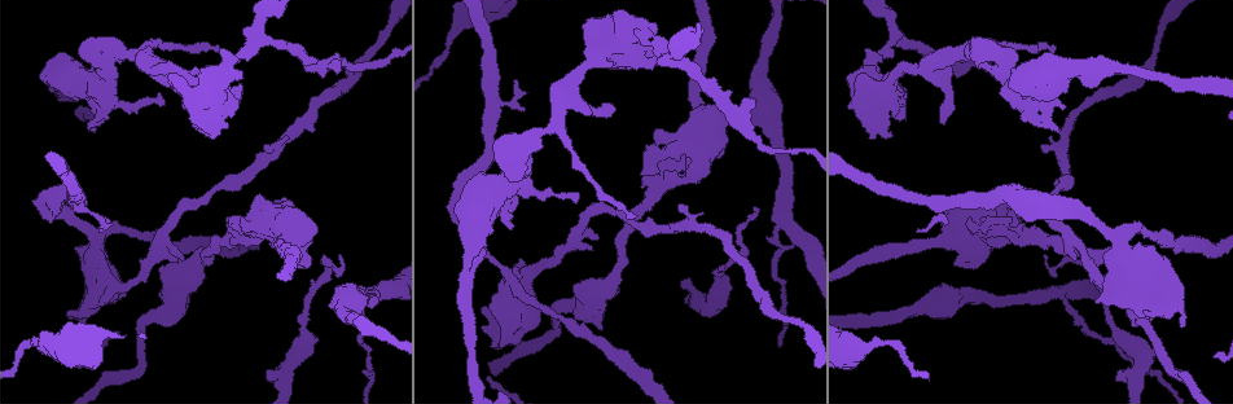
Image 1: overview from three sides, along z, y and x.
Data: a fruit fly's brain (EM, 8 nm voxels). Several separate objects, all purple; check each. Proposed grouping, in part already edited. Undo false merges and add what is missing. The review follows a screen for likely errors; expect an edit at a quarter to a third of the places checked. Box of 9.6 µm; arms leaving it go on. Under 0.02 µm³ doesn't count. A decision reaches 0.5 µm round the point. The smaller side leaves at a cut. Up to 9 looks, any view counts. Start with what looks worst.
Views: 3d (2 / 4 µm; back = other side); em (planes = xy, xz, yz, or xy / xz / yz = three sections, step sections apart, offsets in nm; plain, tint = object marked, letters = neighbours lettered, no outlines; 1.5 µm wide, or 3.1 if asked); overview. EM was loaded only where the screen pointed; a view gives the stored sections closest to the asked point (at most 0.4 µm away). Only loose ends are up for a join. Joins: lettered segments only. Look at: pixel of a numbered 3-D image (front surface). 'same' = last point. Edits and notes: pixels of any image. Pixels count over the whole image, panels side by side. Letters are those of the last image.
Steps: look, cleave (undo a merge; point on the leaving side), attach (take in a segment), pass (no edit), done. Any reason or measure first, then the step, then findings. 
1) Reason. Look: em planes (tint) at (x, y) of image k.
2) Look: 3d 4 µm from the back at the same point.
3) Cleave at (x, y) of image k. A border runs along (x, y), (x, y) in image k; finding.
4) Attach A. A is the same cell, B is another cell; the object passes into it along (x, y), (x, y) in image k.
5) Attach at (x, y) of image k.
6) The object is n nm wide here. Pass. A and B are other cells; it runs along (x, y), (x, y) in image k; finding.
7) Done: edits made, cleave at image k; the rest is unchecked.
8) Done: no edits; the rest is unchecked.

Look: em planes (letters) at (878, 56) of image 1.

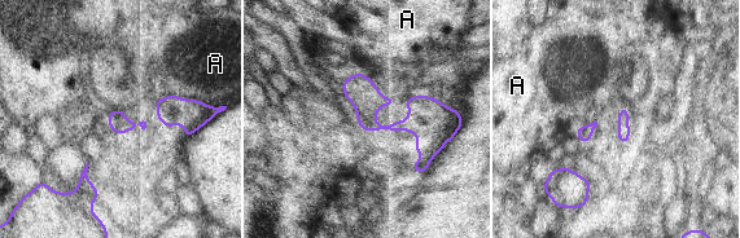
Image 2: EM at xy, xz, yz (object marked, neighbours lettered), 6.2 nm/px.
The longest contact is with A, 320 nm. Pass. A is another cell; one cell here.

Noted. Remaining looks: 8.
Look: em xy step 8 (letters) at (974, 64) of image 1.

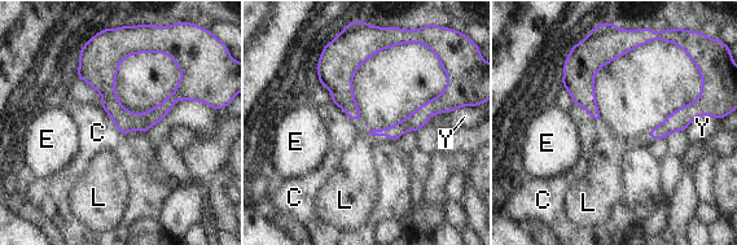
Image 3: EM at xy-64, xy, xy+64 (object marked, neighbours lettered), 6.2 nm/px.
The longest contact is with C, 220 nm. Attach L. L is the same cell, C, E and Y are other cells; the object passes into it along (413, 122), (376, 135), (355, 169) in image 3; it goes on there.

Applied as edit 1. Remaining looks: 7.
Thick end. Look: em yz step 8 (tint) at (1119, 371) of image 1.

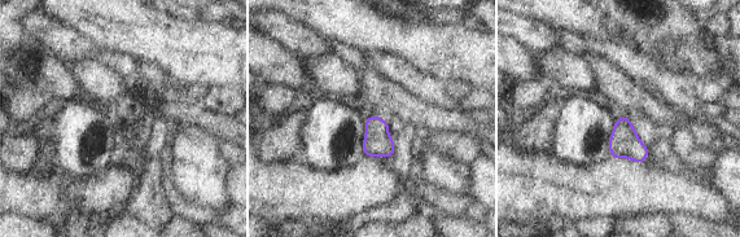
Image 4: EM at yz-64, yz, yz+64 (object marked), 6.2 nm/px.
Another direction. Look: em planes (letters) at the same point.

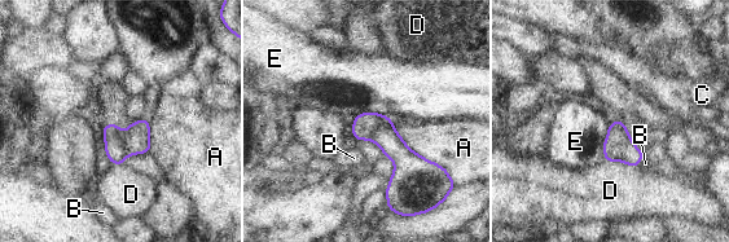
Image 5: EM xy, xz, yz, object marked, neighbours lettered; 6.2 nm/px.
The longest contact is with A, 440 nm. Pass. A, B, C, D and E are other cells; a border runs along (354, 115), (382, 113), (392, 119) in image 5; none of them fits.

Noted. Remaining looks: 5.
Thick end. Look: em planes (letters) at (1154, 248) of image 1.

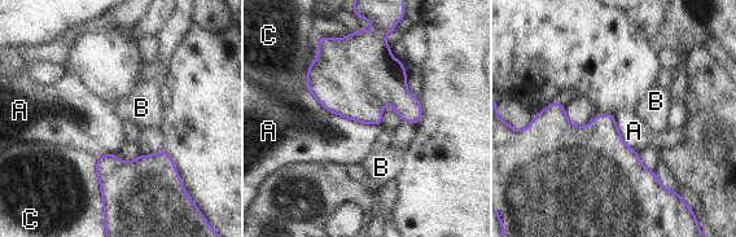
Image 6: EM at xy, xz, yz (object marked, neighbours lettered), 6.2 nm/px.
Pass. A, B and C are other cells; a border runs along (306, 88), (328, 110), (380, 126) in image 6; none of them fits.

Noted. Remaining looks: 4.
Done: edits made, attach at image 3; the rest is unchecked.

